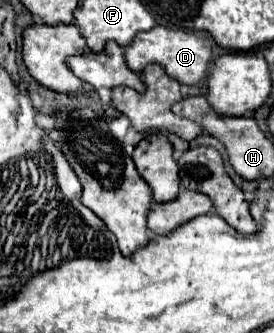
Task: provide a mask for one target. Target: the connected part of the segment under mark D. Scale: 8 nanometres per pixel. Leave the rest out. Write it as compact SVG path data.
M155 26L151 30L139 32L139 36L135 36L131 46L125 48L125 60L133 72L141 72L143 66L147 66L151 62L161 64L171 78L179 80L181 84L193 86L193 84L199 84L207 74L207 66L211 60L211 44L205 36L195 34L195 32Z

